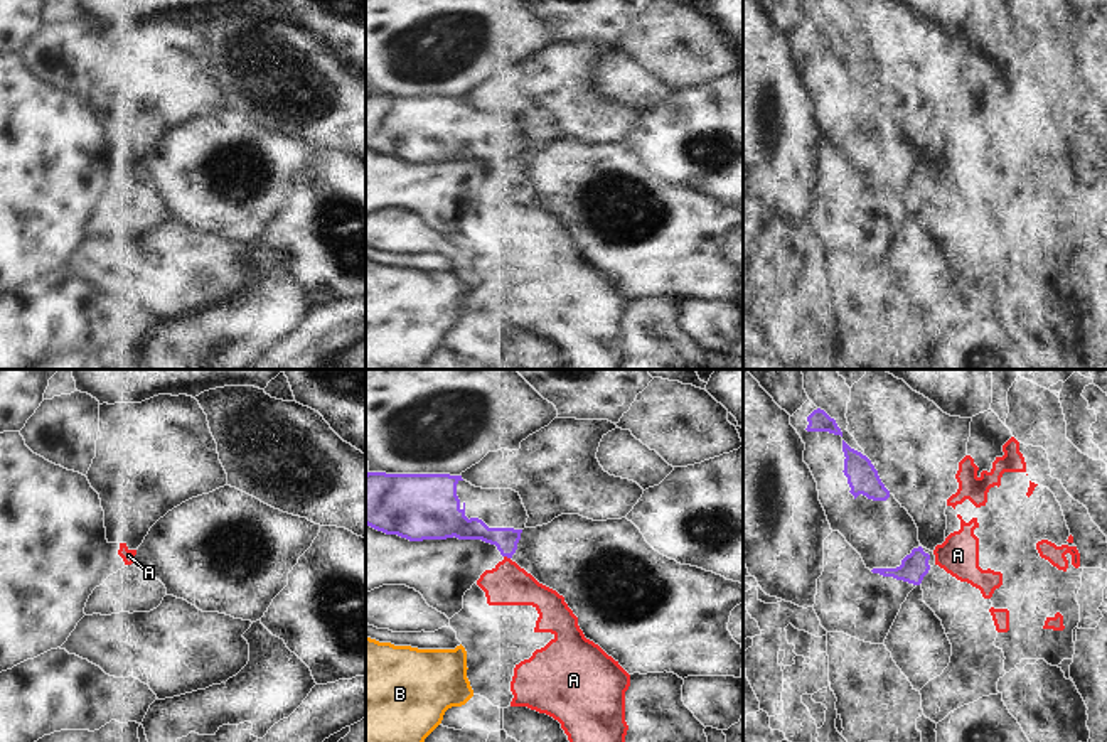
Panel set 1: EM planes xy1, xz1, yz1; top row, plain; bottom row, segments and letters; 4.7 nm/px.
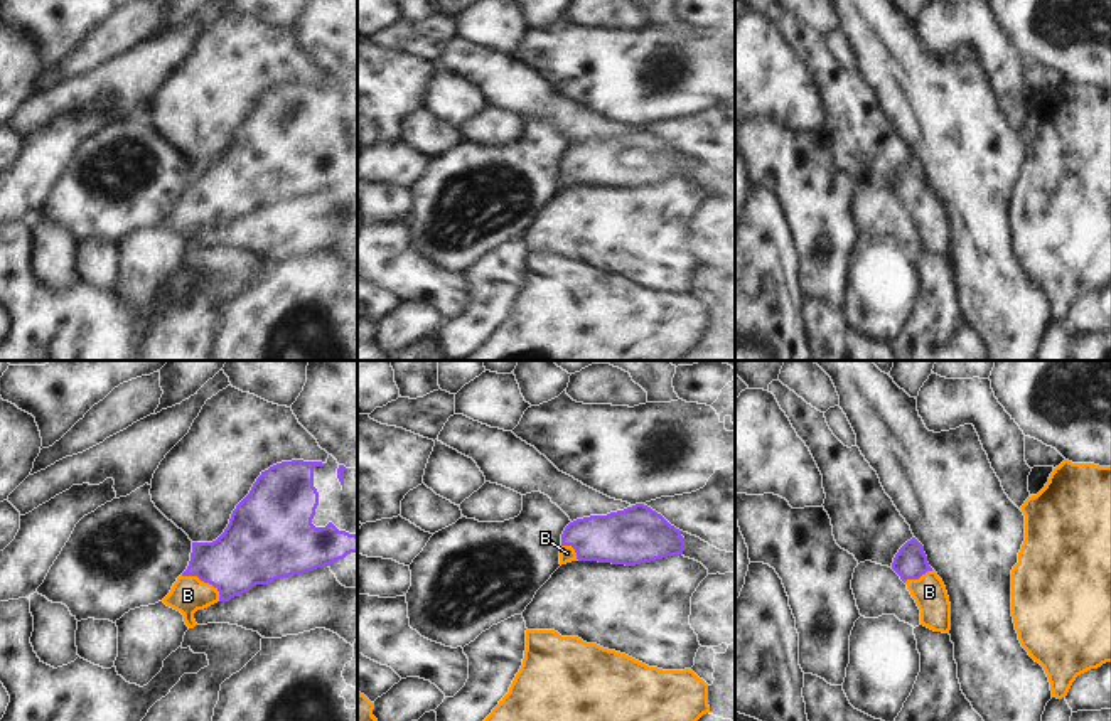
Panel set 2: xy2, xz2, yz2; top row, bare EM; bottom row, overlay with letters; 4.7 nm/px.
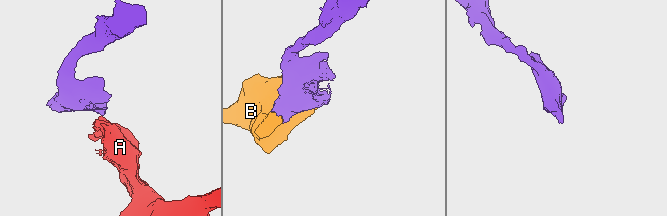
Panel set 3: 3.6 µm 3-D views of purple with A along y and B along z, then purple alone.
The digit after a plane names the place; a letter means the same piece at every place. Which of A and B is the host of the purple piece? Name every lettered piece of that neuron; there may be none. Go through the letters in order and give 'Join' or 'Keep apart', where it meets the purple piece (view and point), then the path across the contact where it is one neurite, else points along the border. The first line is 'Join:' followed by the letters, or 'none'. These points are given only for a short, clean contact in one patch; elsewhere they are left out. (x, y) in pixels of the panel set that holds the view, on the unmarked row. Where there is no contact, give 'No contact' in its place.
Join: B
A: Keep apart. Touches purple at xz1 (508, 179). Boundary: xz1 (504, 177), (509, 181)
B: Join. Touches purple at xy2 (204, 204). Path across: xy2 (248, 176), (204, 204), (187, 218).

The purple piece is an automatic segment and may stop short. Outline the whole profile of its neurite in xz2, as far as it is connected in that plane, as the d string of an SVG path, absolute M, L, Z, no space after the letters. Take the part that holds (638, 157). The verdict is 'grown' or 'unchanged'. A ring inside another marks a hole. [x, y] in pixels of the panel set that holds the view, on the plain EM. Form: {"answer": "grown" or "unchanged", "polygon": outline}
{"answer": "grown", "polygon": "M644 126L577 142L561 157L560 187L578 182L636 189L678 179L684 174L681 155Z"}

